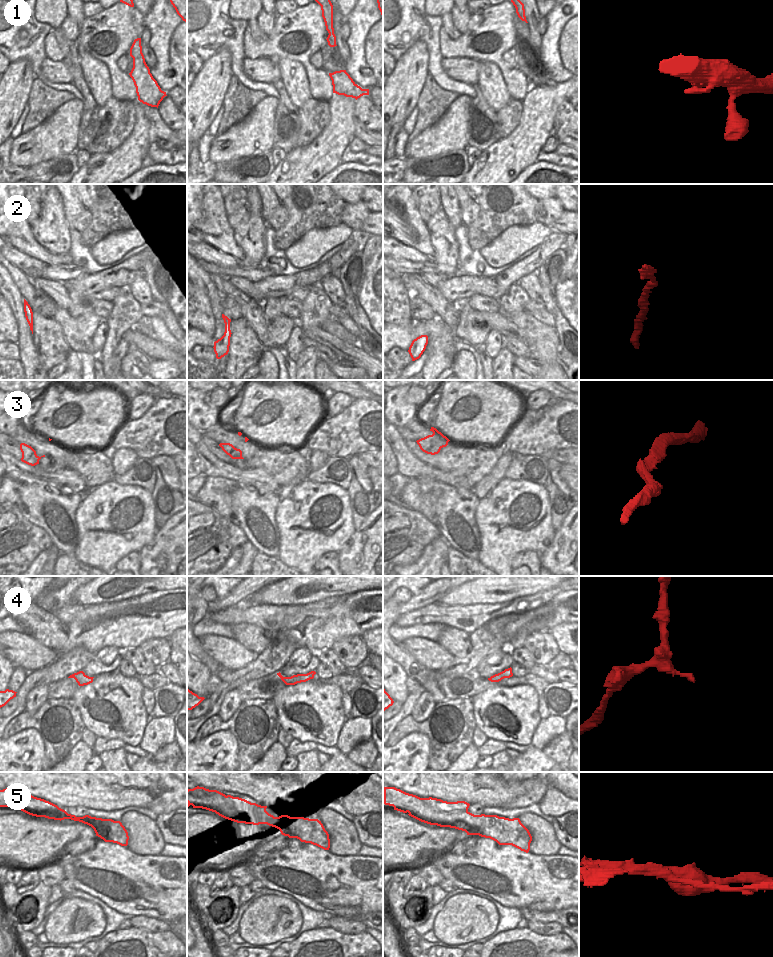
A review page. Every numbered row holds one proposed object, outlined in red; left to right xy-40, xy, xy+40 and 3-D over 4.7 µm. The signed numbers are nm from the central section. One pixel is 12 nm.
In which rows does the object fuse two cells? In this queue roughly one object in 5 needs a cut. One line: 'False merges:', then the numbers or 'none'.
False merges: 5.

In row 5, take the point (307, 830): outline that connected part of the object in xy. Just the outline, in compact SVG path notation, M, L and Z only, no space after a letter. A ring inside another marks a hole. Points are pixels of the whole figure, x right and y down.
M195 787L187 790L187 803L193 808L202 808L215 812L219 816L245 824L267 824L280 830L281 834L289 838L297 838L301 842L311 843L324 850L329 850L329 834L318 819L304 817L290 817L281 815L274 817L266 810L240 811L229 809L225 804L226 795L204 787Z

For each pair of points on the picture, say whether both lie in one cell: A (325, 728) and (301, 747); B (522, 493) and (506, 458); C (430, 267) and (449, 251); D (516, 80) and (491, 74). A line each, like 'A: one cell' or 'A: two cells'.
A: two cells
B: two cells
C: two cells
D: two cells

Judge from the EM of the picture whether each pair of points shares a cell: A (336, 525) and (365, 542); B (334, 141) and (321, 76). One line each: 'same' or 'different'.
A: different
B: different

